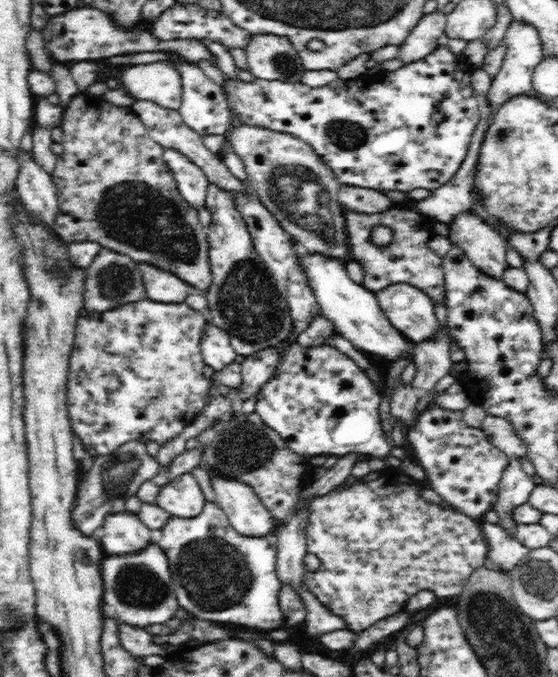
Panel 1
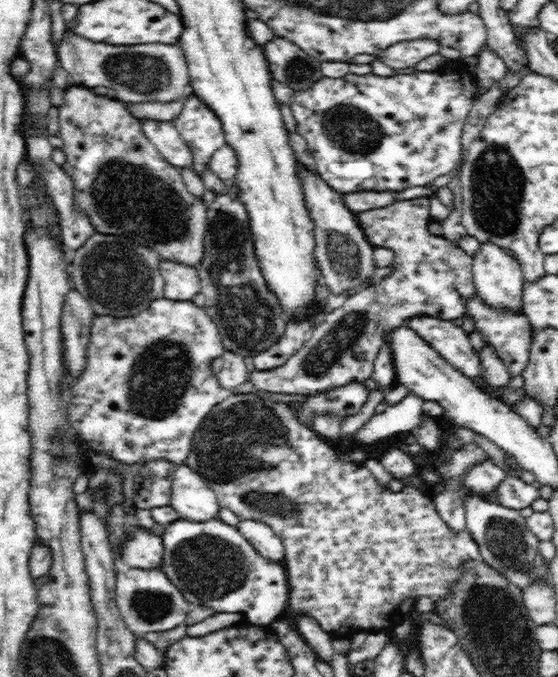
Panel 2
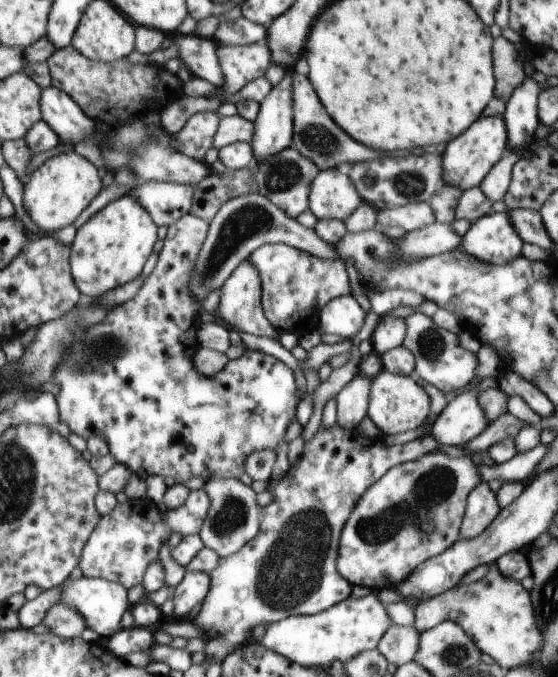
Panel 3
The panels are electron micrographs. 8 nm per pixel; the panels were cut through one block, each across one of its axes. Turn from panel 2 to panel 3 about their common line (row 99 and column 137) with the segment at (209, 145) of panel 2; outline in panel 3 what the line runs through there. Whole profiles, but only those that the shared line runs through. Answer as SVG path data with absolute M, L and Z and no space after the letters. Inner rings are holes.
M142 182L124 196L132 196L150 213L158 226L169 227L185 214L192 213L192 196L196 188L175 182Z

